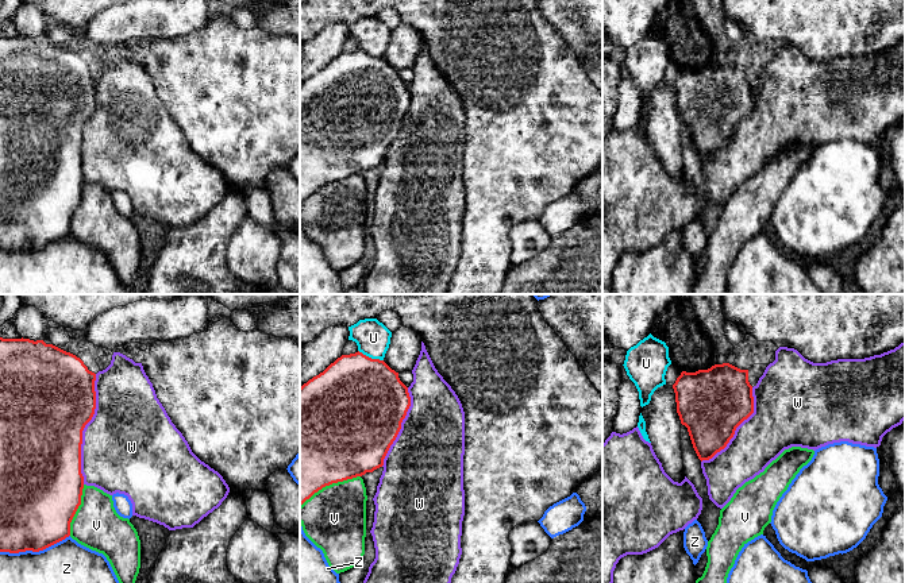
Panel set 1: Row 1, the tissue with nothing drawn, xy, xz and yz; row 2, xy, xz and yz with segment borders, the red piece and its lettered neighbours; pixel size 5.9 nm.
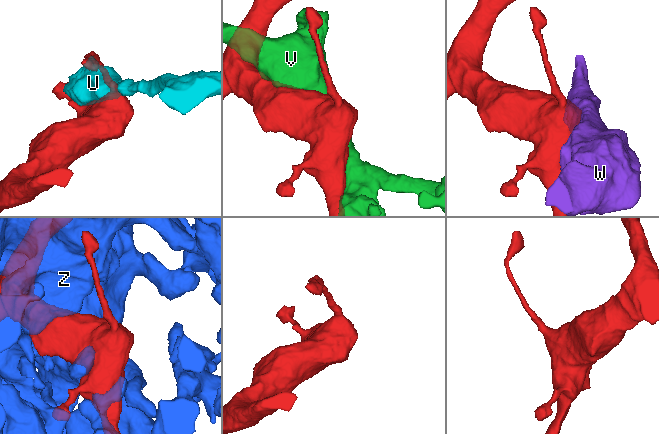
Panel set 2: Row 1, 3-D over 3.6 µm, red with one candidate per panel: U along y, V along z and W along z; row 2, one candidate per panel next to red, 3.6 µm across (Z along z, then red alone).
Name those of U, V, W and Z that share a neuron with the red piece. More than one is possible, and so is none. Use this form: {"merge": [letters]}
{"merge": []}

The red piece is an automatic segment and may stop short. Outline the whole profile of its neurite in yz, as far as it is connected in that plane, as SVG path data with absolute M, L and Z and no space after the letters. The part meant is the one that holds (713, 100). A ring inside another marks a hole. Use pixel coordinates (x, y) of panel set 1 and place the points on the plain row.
M729 61L715 62L696 70L682 69L673 86L681 121L688 126L693 146L701 159L712 157L724 147L736 126L754 111L748 67L740 67Z

